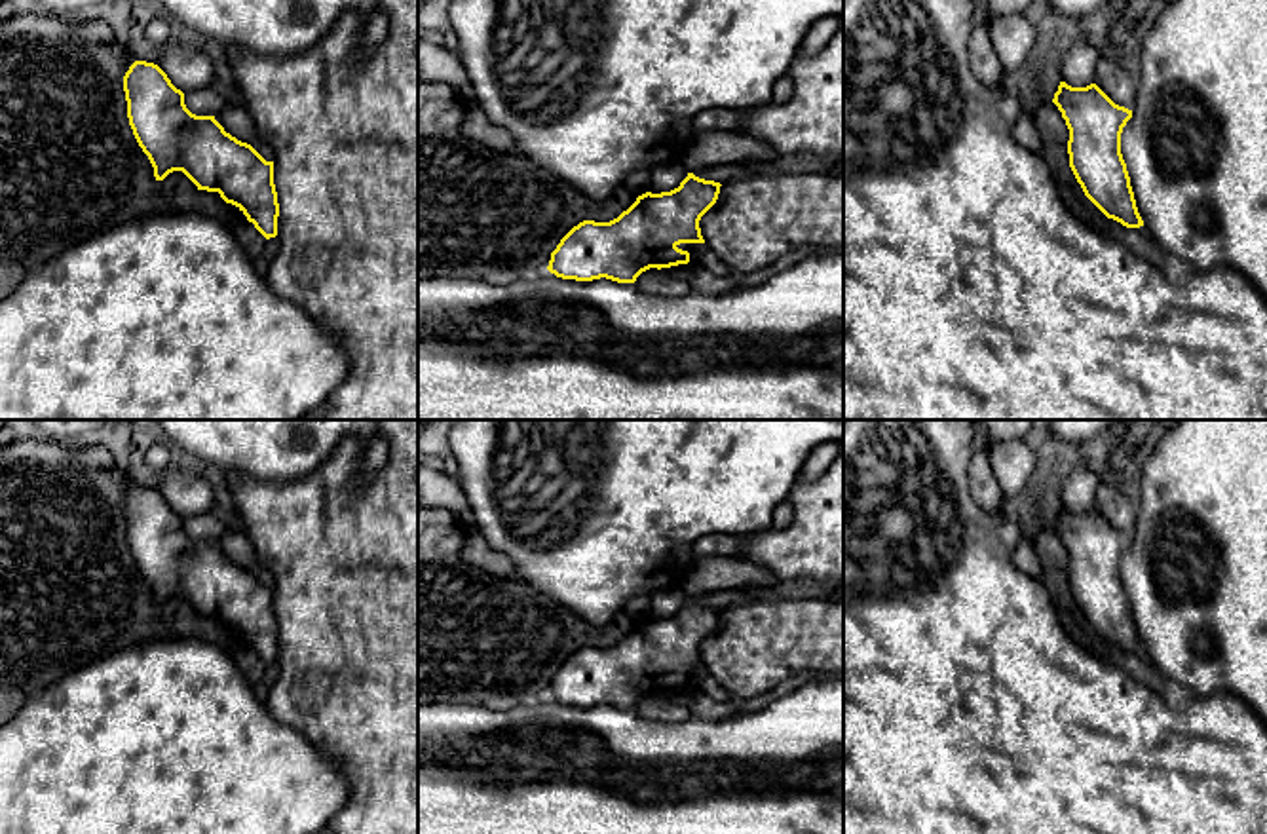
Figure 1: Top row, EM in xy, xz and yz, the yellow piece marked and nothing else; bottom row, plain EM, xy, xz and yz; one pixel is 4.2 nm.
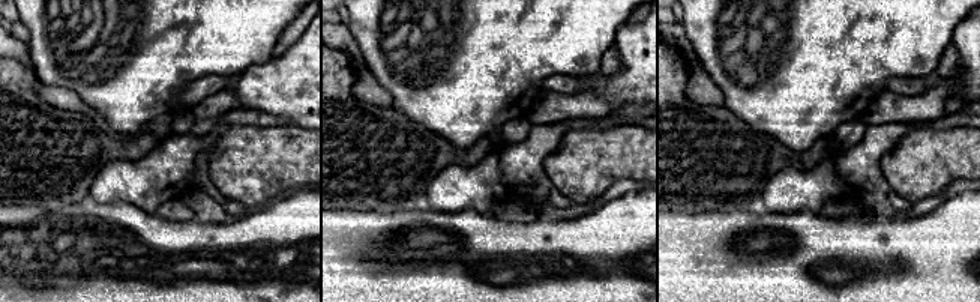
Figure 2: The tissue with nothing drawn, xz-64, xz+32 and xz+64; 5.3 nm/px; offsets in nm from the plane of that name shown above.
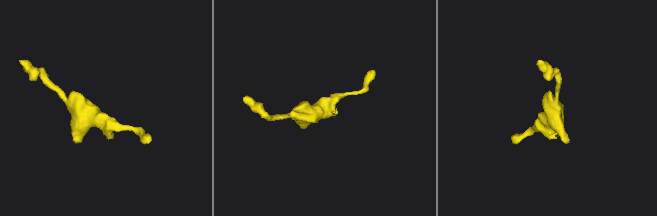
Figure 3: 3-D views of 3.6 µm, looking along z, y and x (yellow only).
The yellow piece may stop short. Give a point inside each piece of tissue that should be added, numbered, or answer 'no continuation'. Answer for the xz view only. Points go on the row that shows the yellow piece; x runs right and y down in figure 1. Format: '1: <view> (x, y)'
1: xz (696, 249)

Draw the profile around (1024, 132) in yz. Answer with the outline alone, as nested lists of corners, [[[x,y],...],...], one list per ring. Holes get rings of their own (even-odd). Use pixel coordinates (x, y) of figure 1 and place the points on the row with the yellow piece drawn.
[[[1024,110],[1020,112],[1020,116],[1012,127],[1012,139],[1020,146],[1031,150],[1033,154],[1041,154],[1041,139],[1039,139],[1039,131],[1033,123],[1031,114],[1028,114]]]

